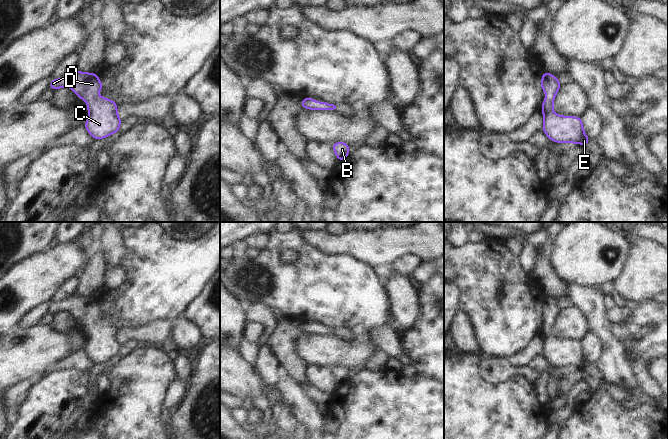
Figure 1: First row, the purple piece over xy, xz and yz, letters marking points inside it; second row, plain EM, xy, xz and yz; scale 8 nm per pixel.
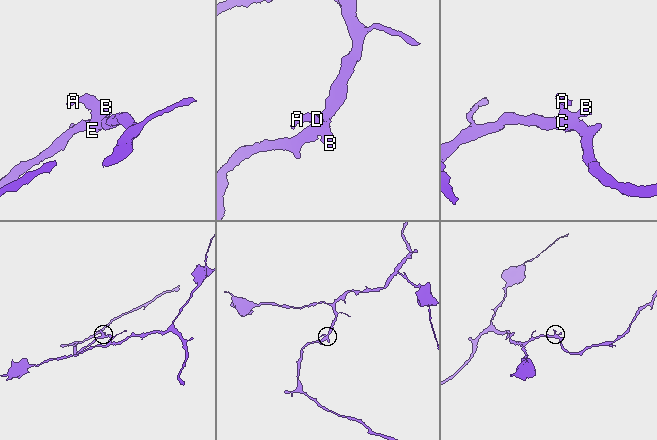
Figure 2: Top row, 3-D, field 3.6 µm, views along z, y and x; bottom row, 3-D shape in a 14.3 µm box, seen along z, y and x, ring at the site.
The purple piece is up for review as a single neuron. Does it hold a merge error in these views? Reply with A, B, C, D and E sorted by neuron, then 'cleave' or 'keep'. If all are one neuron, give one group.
A B C D E; keep

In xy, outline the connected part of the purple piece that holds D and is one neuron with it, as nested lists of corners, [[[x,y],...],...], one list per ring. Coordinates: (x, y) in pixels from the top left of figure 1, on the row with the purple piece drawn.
[[[76,70],[61,79],[53,78],[49,85],[52,91],[62,87],[73,89],[82,101],[88,102],[89,114],[84,127],[95,140],[119,131],[122,120],[117,114],[118,105],[111,99],[94,95],[103,89],[97,74]]]

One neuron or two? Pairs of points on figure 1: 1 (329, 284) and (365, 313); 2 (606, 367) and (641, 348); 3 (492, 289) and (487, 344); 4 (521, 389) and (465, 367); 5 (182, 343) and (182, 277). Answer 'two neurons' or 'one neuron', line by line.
1: one neuron
2: two neurons
3: one neuron
4: one neuron
5: two neurons

